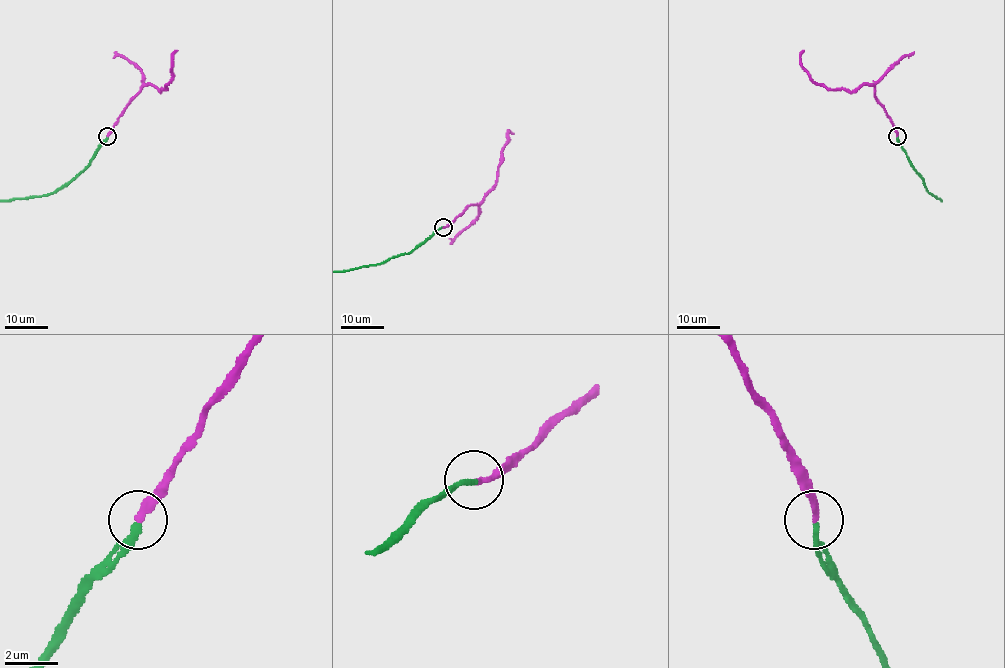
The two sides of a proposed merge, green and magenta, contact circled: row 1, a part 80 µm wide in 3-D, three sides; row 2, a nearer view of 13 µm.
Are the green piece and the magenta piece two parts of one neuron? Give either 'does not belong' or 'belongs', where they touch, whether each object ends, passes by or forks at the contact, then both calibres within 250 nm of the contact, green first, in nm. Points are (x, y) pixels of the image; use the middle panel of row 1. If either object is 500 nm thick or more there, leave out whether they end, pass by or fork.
belongs | (443, 227) | green ends | magenta ends | 240/260 nm

